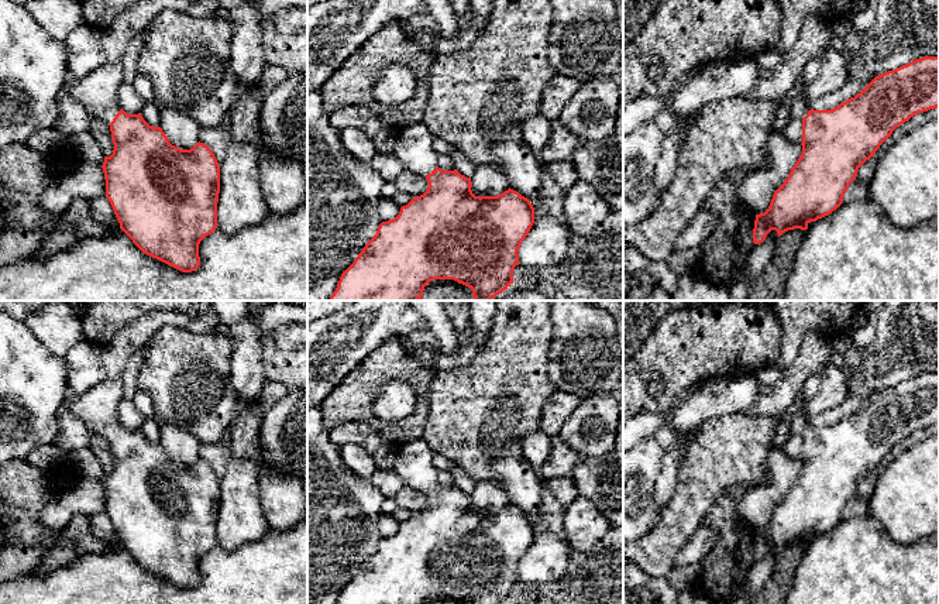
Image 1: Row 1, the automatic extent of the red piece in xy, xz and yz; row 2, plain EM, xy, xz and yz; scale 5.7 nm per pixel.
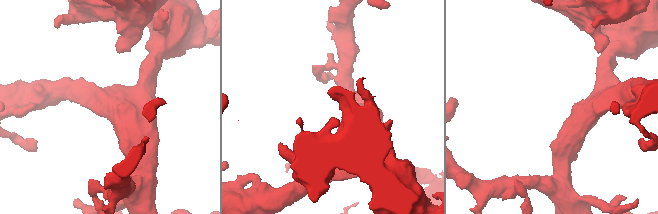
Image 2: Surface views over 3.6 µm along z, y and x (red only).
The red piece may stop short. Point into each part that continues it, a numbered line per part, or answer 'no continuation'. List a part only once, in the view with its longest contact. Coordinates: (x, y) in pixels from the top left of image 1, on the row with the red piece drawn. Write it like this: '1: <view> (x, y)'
1: xy (96, 92)

